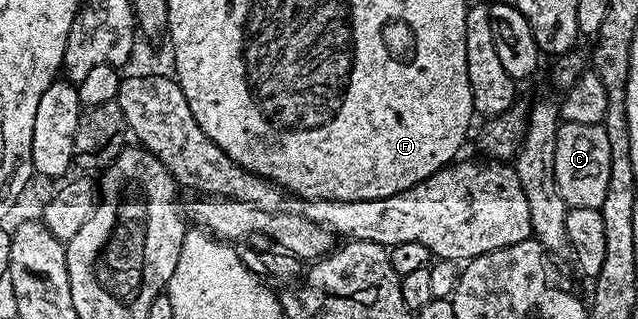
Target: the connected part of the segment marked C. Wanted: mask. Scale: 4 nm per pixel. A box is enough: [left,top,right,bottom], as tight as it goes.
[555,123,609,208]

